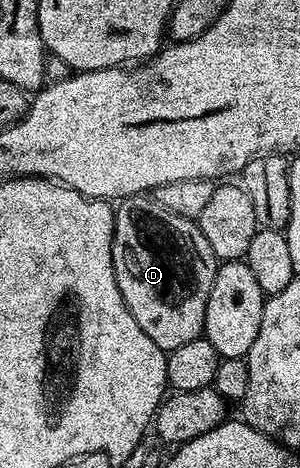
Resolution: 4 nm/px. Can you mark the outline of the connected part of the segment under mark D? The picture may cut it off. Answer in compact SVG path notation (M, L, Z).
M148 195L125 197L114 212L114 275L130 315L138 319L138 327L165 351L201 336L218 262L199 224L166 211Z

